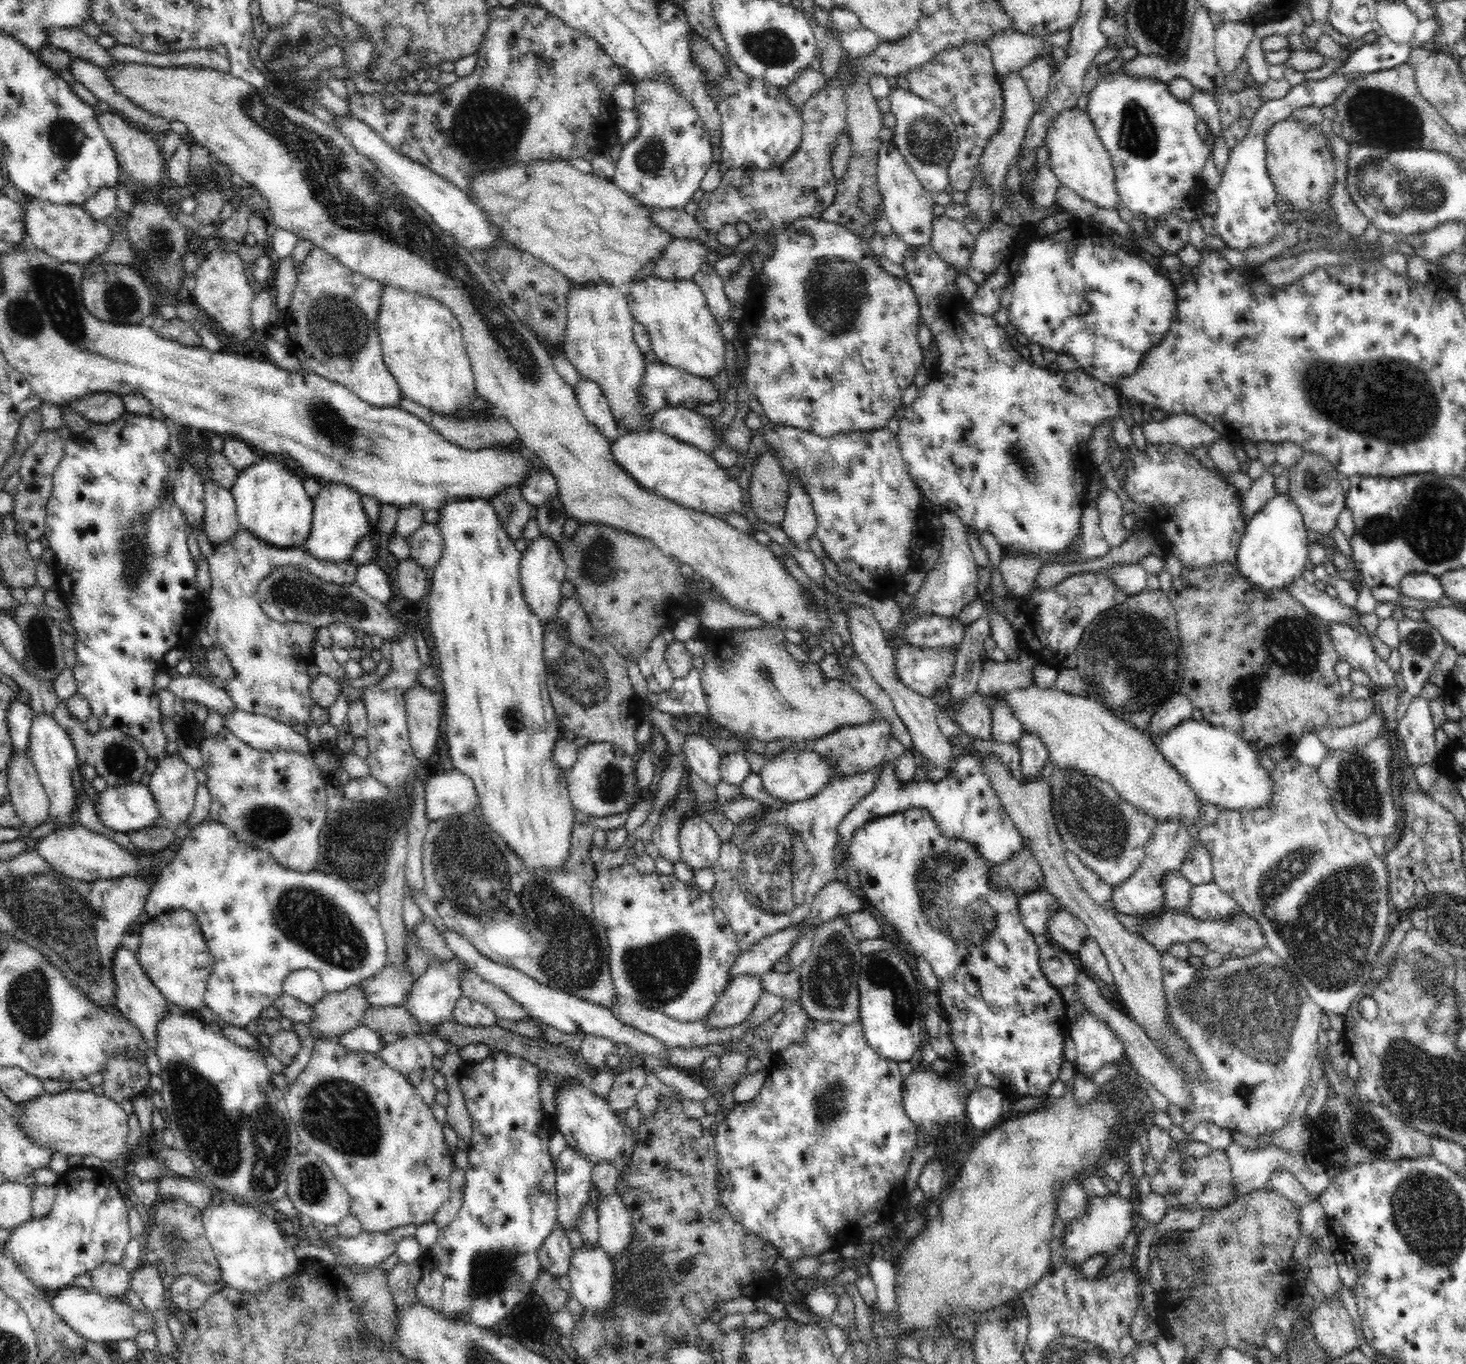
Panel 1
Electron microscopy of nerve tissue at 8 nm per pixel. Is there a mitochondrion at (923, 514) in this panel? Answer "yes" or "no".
no

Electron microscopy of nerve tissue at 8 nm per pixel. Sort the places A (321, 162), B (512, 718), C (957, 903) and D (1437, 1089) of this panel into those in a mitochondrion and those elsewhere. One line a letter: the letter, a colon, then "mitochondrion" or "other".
A: mitochondrion
B: other
C: mitochondrion
D: mitochondrion

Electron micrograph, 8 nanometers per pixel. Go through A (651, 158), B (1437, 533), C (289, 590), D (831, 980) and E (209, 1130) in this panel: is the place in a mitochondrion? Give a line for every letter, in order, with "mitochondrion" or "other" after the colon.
A: mitochondrion
B: mitochondrion
C: mitochondrion
D: mitochondrion
E: mitochondrion

